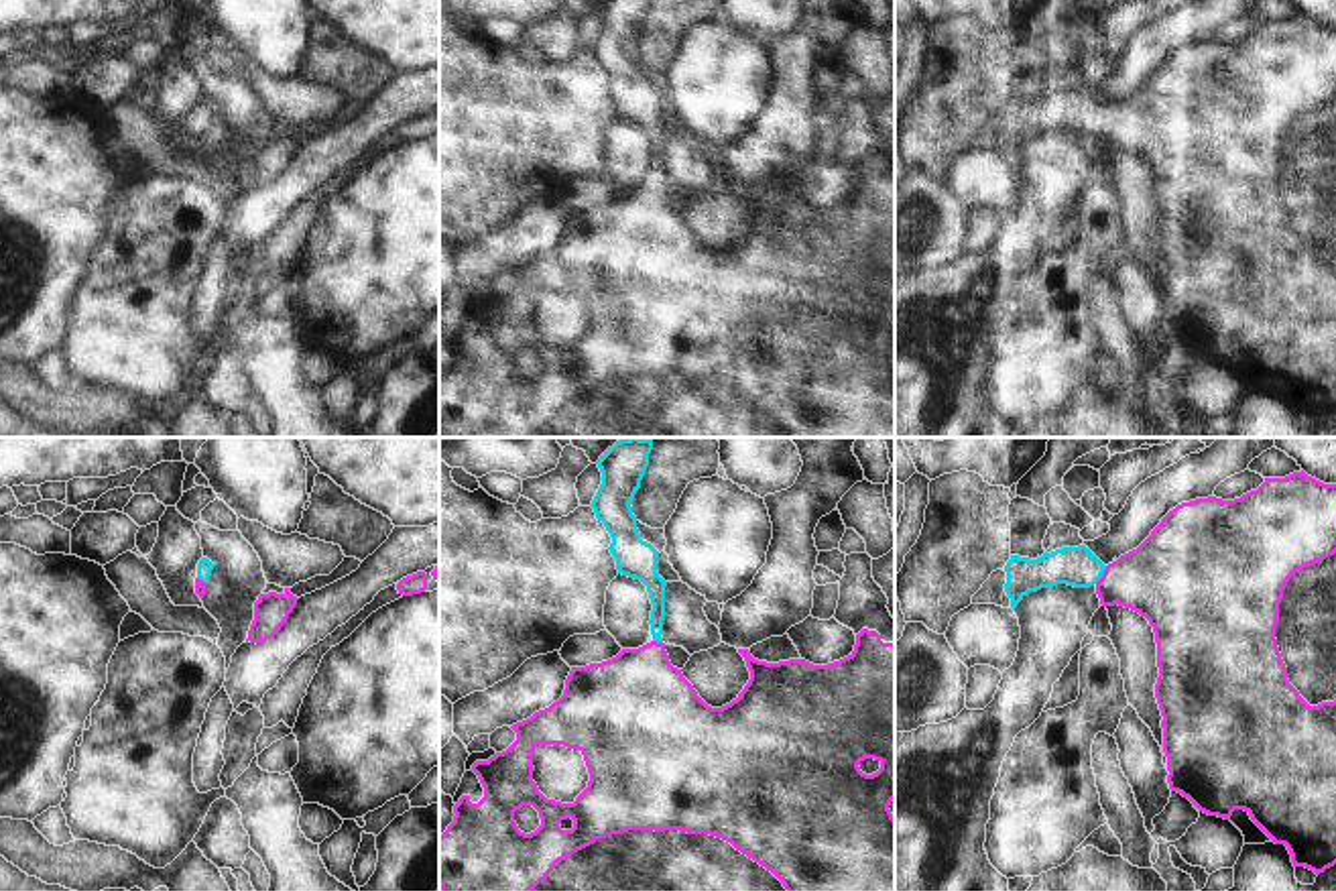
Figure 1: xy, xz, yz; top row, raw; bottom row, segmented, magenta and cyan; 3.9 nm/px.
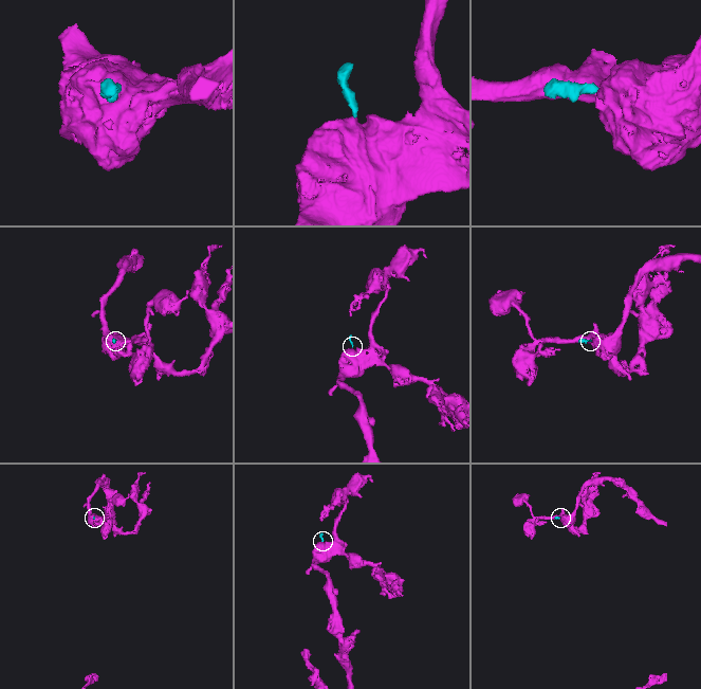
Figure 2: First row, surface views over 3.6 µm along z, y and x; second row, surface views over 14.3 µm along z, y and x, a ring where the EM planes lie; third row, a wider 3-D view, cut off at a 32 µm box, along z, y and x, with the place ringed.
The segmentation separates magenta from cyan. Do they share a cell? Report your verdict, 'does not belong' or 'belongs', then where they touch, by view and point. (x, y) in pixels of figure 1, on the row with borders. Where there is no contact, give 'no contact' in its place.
belongs; contact yz (1103, 574)

